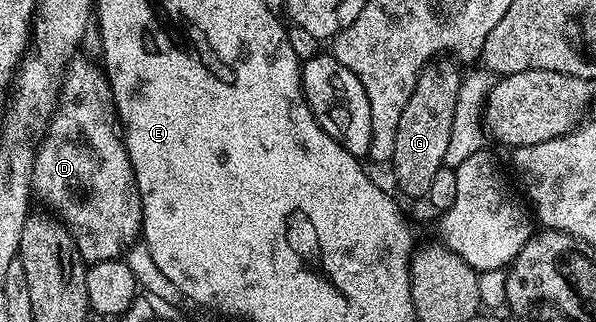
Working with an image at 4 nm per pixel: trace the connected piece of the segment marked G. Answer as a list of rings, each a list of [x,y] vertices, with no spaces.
[[[439,57],[424,67],[423,72],[417,77],[417,85],[413,85],[413,93],[409,93],[405,113],[401,113],[401,122],[397,125],[397,142],[393,145],[389,170],[395,174],[396,185],[411,199],[422,200],[427,196],[434,174],[437,173],[437,169],[444,167],[445,149],[449,149],[449,133],[453,133],[453,113],[457,113],[457,93],[462,84],[460,64],[454,58]]]

